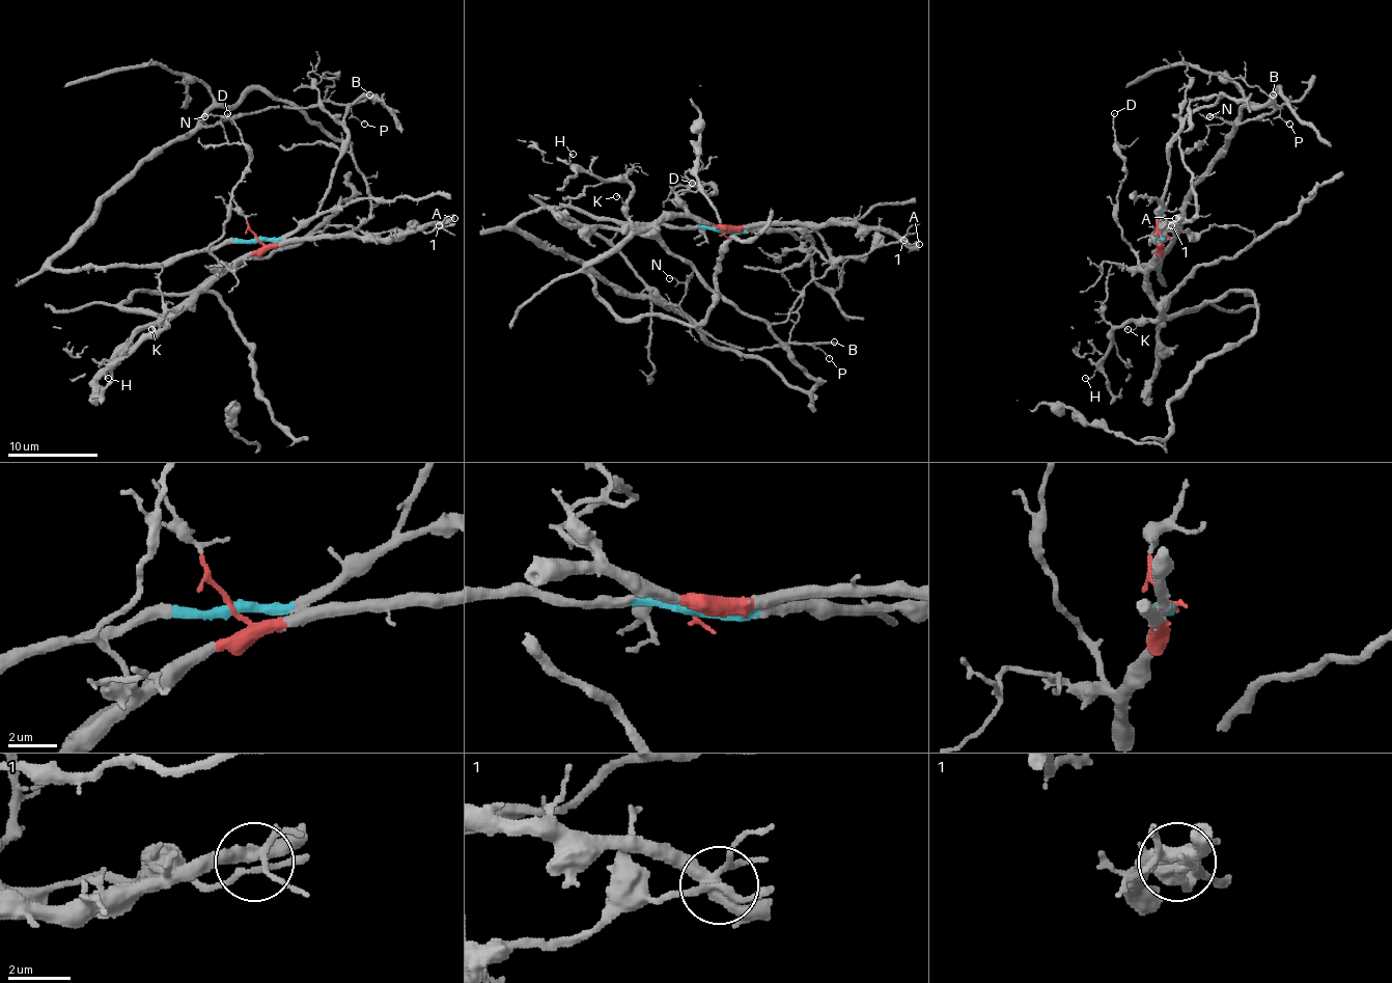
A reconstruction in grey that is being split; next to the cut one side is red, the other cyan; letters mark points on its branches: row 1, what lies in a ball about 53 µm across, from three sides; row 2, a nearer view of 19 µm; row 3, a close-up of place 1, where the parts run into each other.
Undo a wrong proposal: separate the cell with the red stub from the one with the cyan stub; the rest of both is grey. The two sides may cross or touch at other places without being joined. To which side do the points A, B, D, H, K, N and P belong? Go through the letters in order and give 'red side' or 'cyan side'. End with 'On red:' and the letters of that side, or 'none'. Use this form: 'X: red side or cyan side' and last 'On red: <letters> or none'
A: red side
B: cyan side
D: red side
H: red side
K: red side
N: cyan side
P: cyan side
On red: A, D, H, K

